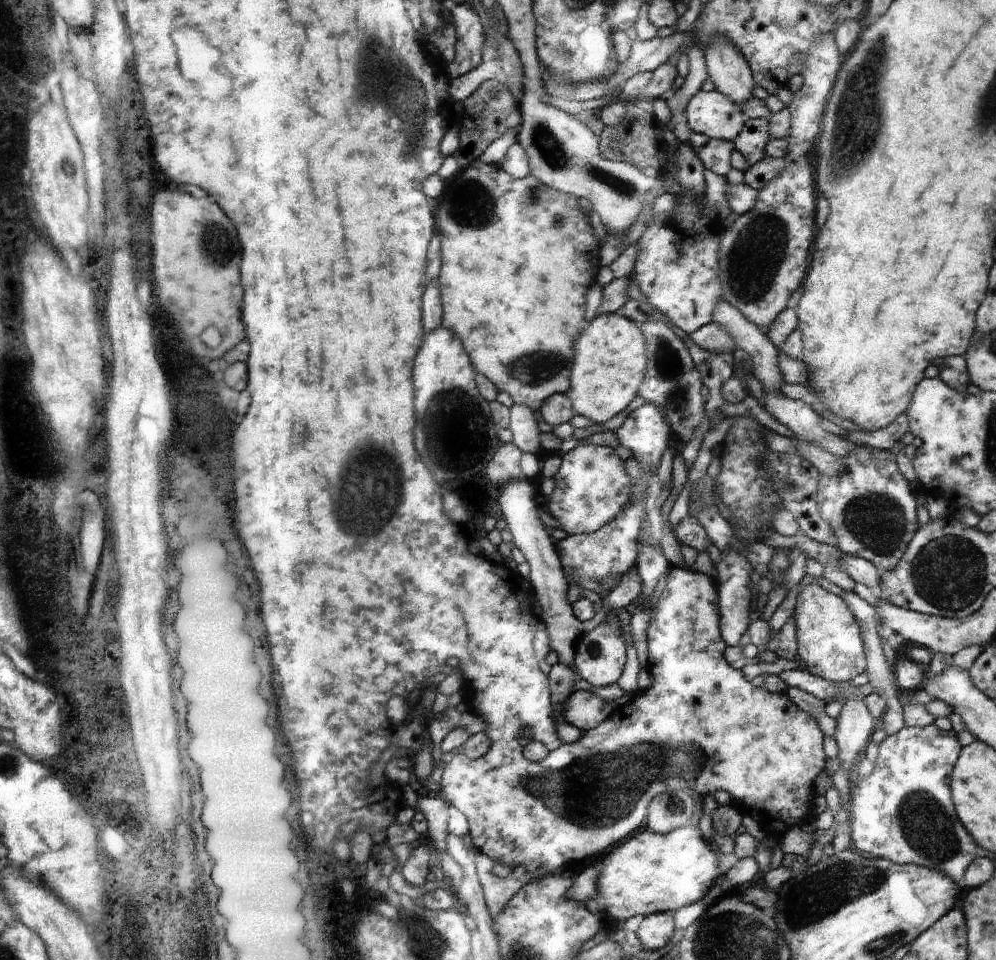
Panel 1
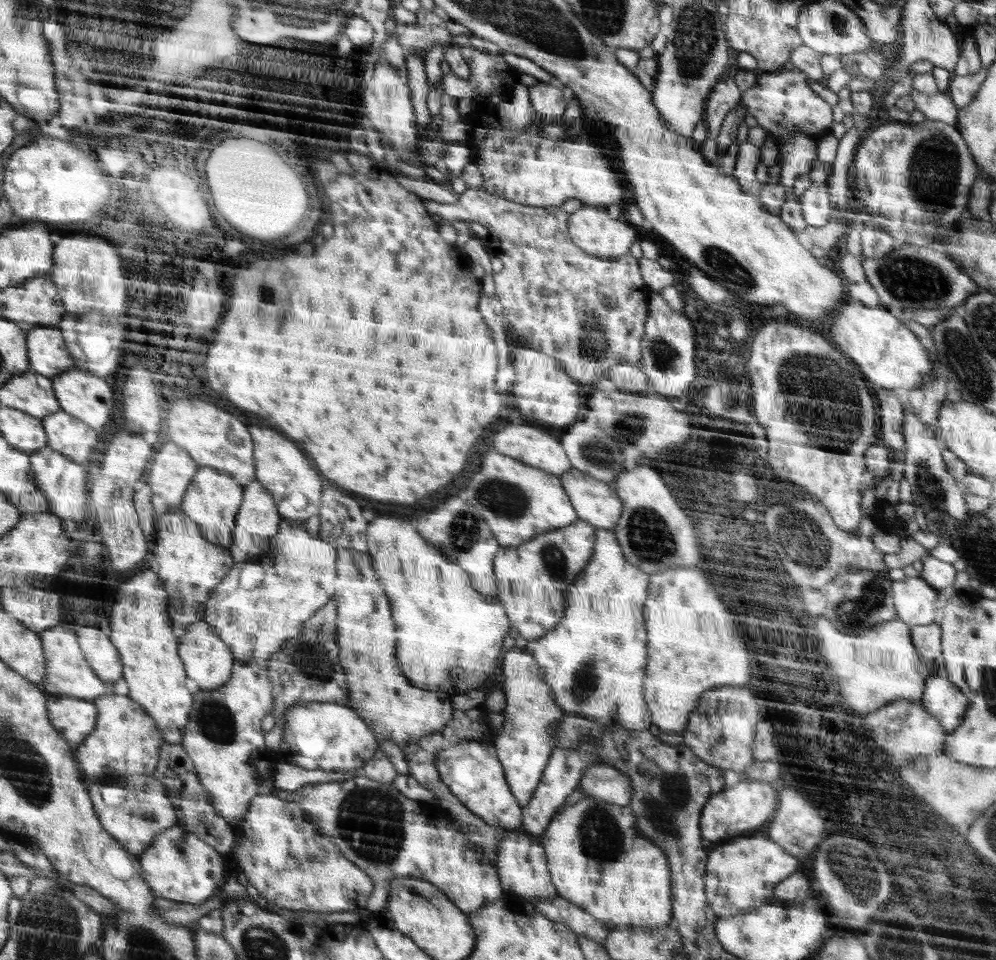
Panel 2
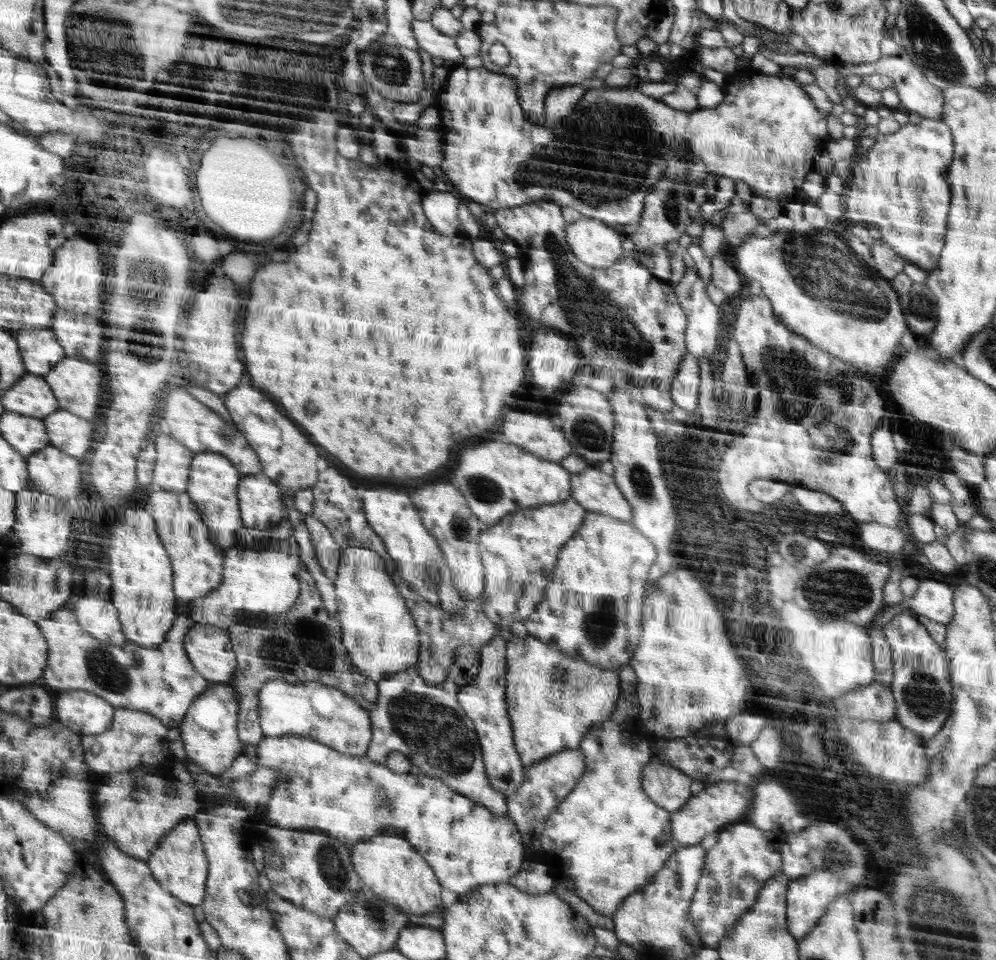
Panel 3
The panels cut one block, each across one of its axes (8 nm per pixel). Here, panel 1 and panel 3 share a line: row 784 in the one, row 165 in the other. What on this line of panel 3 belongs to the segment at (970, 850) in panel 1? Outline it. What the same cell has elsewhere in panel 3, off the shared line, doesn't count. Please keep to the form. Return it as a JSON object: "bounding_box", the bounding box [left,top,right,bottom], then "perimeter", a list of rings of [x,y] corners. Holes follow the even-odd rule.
{"bounding_box":[843,118,954,272],"perimeter":[[[923,118],[920,123],[910,122],[892,134],[878,133],[872,148],[852,165],[857,179],[845,189],[843,195],[846,216],[856,224],[876,226],[882,240],[889,243],[906,262],[927,272],[936,269],[948,235],[951,186],[947,176],[954,158],[953,152],[953,134],[942,119]]]}

